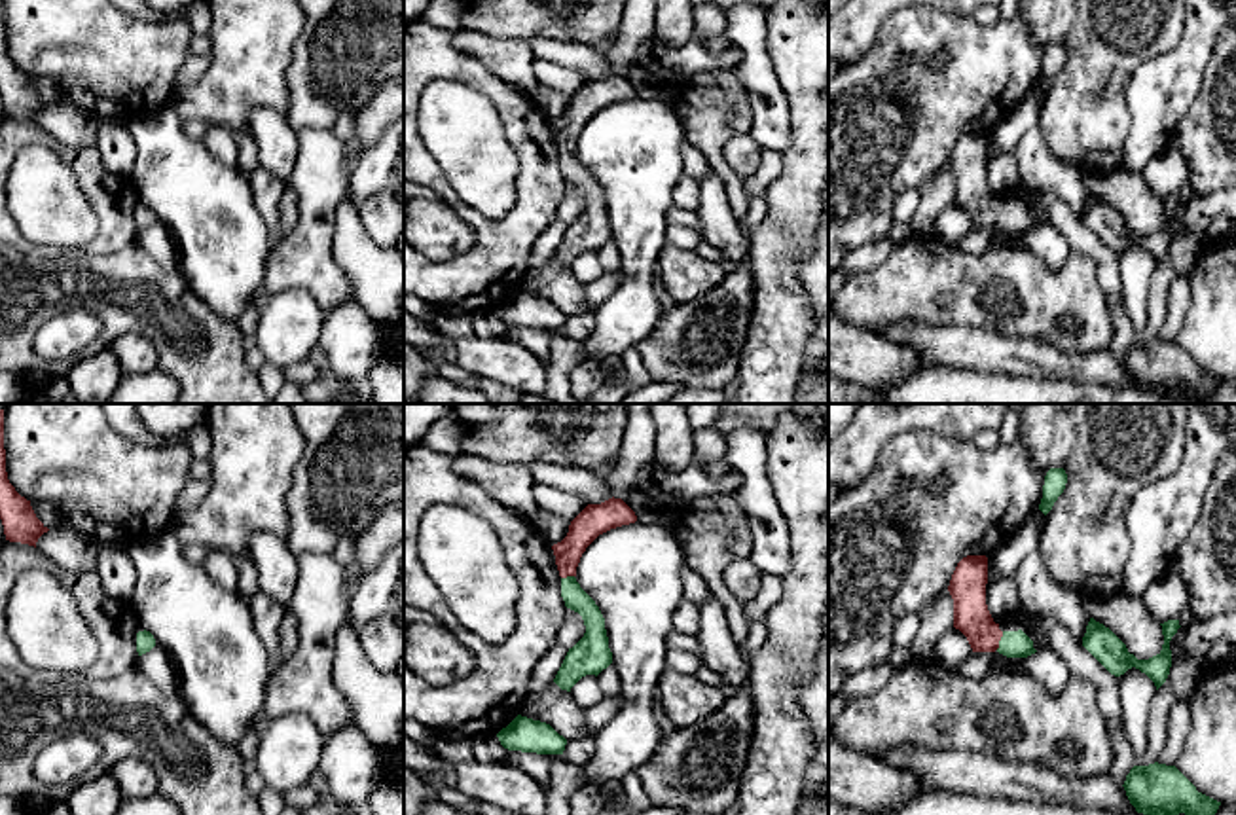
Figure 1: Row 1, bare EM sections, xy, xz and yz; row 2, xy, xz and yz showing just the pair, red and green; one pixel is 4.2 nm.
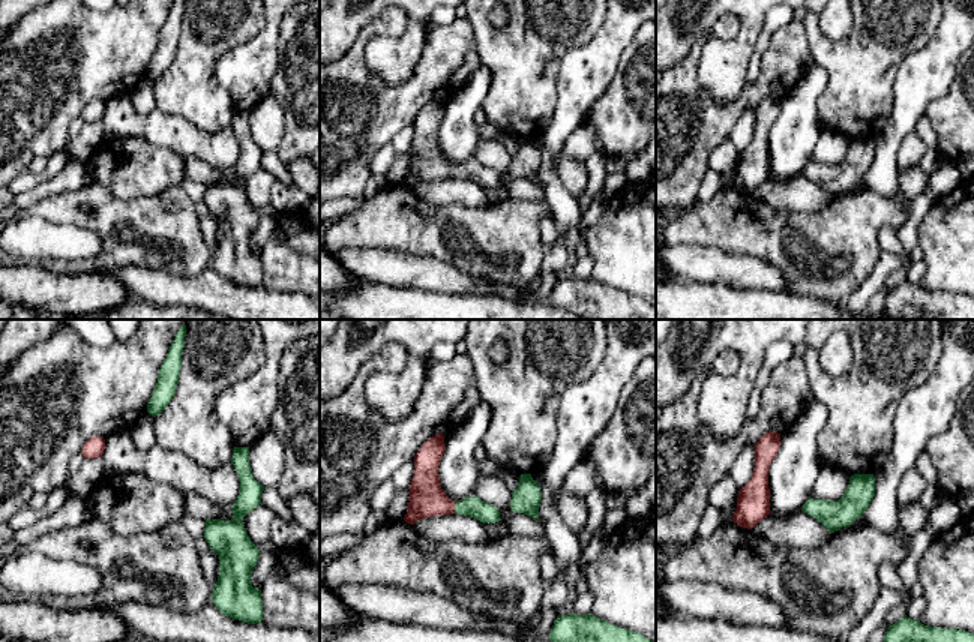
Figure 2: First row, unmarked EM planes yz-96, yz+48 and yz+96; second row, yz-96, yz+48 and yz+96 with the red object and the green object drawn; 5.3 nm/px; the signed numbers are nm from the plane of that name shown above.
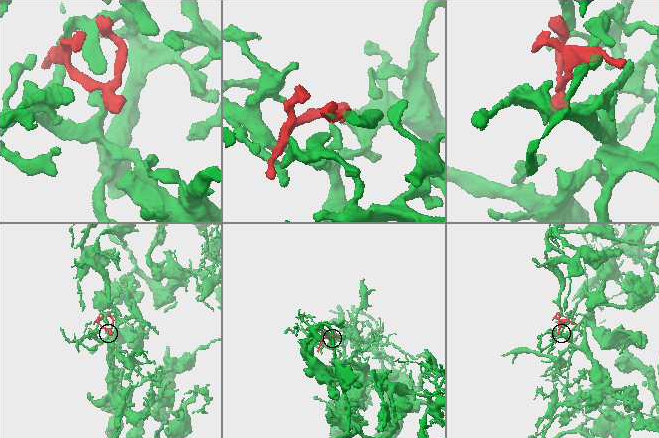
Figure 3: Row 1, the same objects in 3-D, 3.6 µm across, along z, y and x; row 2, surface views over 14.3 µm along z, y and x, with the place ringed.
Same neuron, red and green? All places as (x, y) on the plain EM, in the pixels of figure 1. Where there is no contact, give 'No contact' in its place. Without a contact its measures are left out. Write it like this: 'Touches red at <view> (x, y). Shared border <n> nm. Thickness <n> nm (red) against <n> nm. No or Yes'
Touches red at yz (999, 215). Shared border 90 nm. Thickness 160 nm (red) against 110 nm. Yes

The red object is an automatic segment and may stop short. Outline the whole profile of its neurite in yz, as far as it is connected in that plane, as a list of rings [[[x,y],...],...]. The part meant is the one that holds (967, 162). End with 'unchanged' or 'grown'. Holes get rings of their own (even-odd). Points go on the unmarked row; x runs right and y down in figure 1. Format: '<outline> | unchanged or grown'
[[[963,133],[950,155],[954,174],[954,203],[959,205],[972,227],[999,227],[1007,233],[1035,229],[1033,216],[1022,207],[1001,207],[986,180],[988,133]]] | grown

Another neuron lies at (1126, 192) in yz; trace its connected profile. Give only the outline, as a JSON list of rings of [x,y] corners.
[[[1067,161],[1081,174],[1096,197],[1109,203],[1137,235],[1160,229],[1164,220],[1162,201],[1147,188],[1143,172],[1122,172],[1120,169],[1098,169]]]

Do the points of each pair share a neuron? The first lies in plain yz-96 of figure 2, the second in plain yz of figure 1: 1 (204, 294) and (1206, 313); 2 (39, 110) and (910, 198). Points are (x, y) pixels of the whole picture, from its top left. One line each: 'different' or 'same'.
1: different
2: different

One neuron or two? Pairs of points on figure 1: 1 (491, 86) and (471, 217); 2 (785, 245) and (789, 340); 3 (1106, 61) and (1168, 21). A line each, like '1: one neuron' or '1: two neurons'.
1: one neuron
2: one neuron
3: one neuron

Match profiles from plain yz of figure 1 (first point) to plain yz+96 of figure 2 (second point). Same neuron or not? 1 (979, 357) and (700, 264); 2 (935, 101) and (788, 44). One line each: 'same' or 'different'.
1: same
2: same

